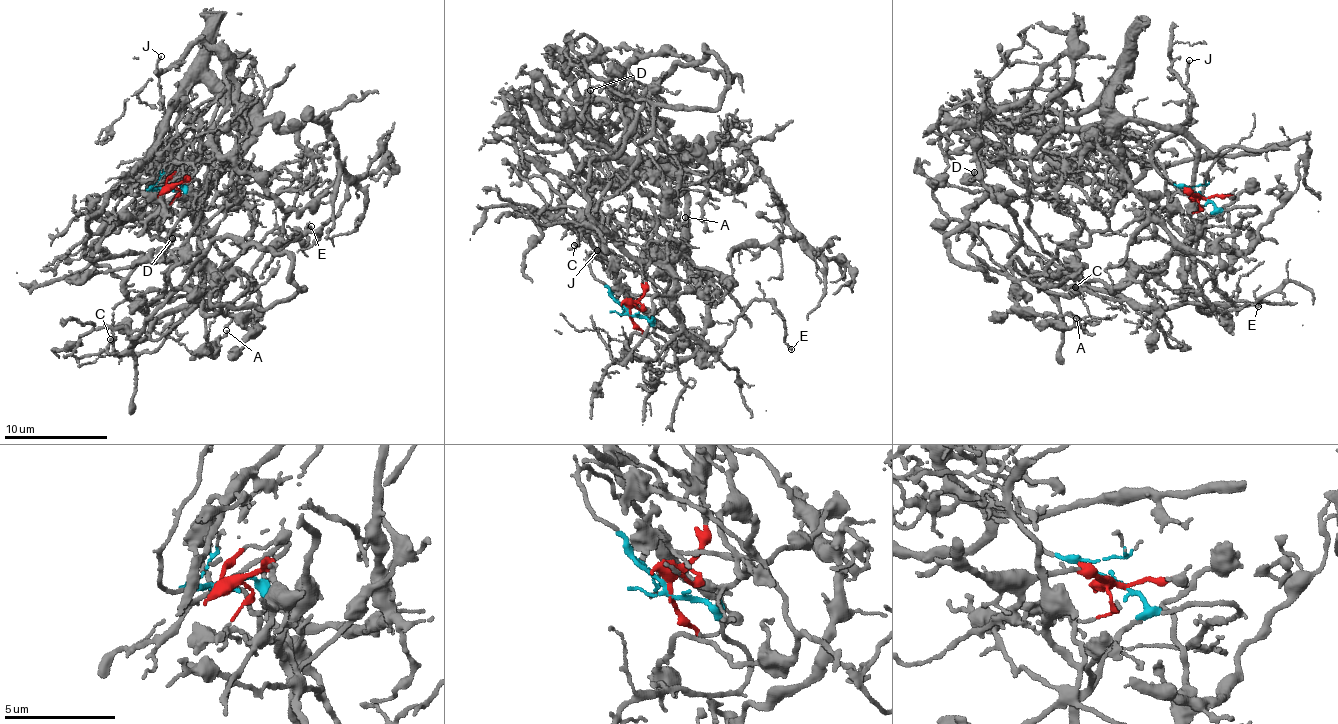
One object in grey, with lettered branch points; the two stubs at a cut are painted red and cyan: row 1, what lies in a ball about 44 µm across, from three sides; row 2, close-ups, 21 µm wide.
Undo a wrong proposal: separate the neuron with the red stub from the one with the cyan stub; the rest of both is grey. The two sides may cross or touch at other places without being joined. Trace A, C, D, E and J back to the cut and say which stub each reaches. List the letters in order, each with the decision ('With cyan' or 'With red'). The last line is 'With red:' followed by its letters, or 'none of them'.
A: With cyan
C: With cyan
D: With red
E: With cyan
J: With cyan
With red: D

